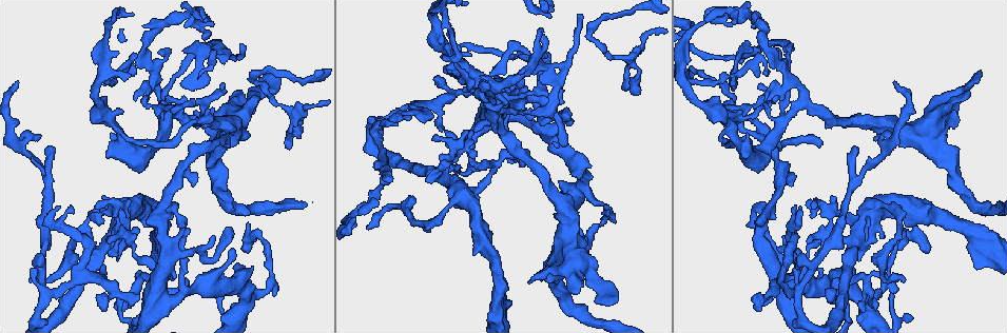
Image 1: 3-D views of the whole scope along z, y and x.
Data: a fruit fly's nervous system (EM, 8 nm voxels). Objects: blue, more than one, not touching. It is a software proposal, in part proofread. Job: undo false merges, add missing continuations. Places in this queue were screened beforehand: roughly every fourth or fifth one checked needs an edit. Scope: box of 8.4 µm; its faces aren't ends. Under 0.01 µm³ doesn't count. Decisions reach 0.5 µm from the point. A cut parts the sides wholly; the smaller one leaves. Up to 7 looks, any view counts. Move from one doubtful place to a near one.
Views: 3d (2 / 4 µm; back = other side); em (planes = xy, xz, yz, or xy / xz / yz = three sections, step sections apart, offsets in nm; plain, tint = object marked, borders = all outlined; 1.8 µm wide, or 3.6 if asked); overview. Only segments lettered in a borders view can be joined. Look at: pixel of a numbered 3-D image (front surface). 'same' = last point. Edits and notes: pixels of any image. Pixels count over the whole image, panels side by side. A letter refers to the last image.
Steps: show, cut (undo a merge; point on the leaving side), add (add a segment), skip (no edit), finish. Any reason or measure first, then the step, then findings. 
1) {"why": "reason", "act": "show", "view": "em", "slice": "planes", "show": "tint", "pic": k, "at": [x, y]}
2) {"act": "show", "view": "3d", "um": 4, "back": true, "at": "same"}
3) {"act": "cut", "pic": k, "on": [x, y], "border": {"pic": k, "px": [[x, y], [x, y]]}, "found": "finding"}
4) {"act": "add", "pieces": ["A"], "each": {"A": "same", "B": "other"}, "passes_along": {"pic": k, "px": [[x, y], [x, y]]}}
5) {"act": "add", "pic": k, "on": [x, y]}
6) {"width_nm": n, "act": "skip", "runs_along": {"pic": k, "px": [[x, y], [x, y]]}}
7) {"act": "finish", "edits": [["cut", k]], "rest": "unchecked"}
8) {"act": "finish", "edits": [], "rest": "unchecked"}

{"why": "abrupt turn", "act": "show", "view": "em", "slice": "yz", "step": 8, "show": "tint", "pic": 1, "at": [854, 245]}

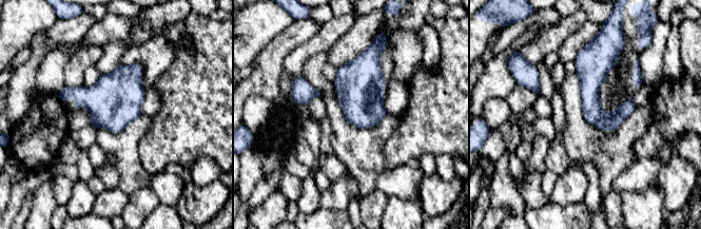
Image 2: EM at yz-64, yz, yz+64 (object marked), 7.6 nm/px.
{"act": "show", "view": "em", "slice": "yz", "step": 8, "show": "borders", "at": "same"}

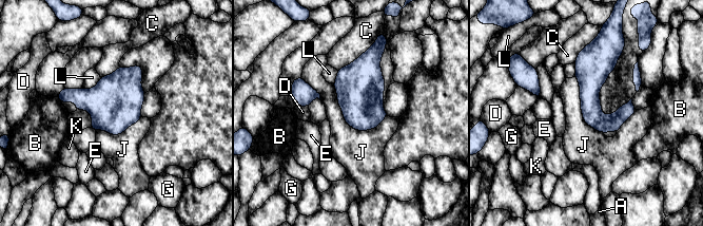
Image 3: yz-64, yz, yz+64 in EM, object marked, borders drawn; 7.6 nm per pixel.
{"width_nm": 160, "act": "skip", "each": {"A": "other", "B": "other", "C": "other", "D": "other", "E": "other", "G": "other", "J": "other", "K": "other", "L": "other"}, "border": {"pic": 3, "px": [[333, 83], [353, 128], [388, 116]]}, "found": "all the same cell"}

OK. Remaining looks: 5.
{"why": "long arm stops here", "act": "show", "view": "em", "slice": "xz", "step": 4, "show": "tint", "pic": 1, "at": [928, 253]}

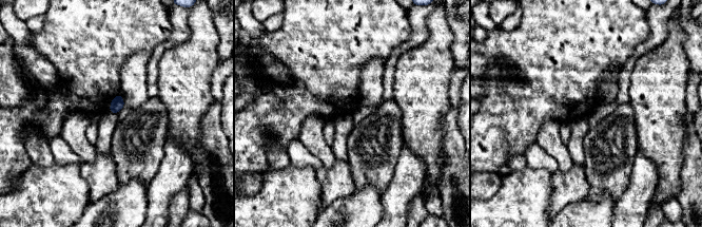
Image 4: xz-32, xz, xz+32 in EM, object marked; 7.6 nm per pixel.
{"why": "cut it another way", "act": "show", "view": "em", "slice": "planes", "show": "tint", "at": "same"}

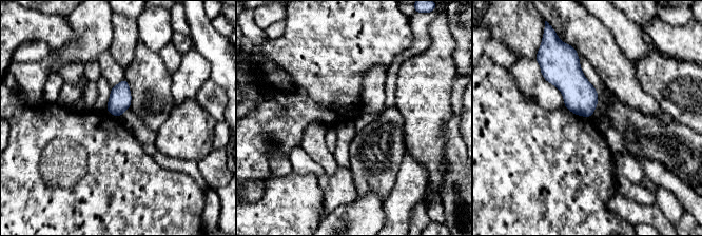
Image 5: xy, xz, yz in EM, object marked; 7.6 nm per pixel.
{"why": "what lies round it", "act": "show", "view": "em", "slice": "planes", "show": "borders", "at": "same"}

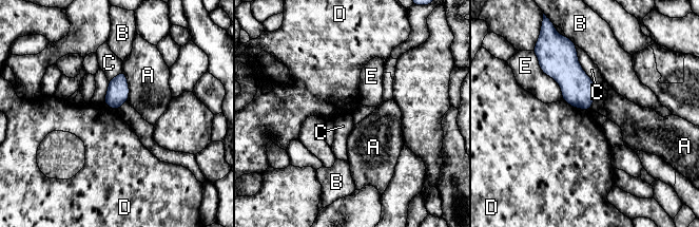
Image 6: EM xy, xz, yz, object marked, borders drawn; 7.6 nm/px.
{"longest_contact_nm": ["C", 500], "act": "skip", "each": {"A": "other", "B": "other", "C": "other", "D": "other", "E": "other"}, "border": {"pic": 6, "px": [[563, 99], [574, 107], [589, 110]]}, "found": "none of them fits"}

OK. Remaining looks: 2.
{"act": "finish", "edits": [], "rest": "unchecked"}

